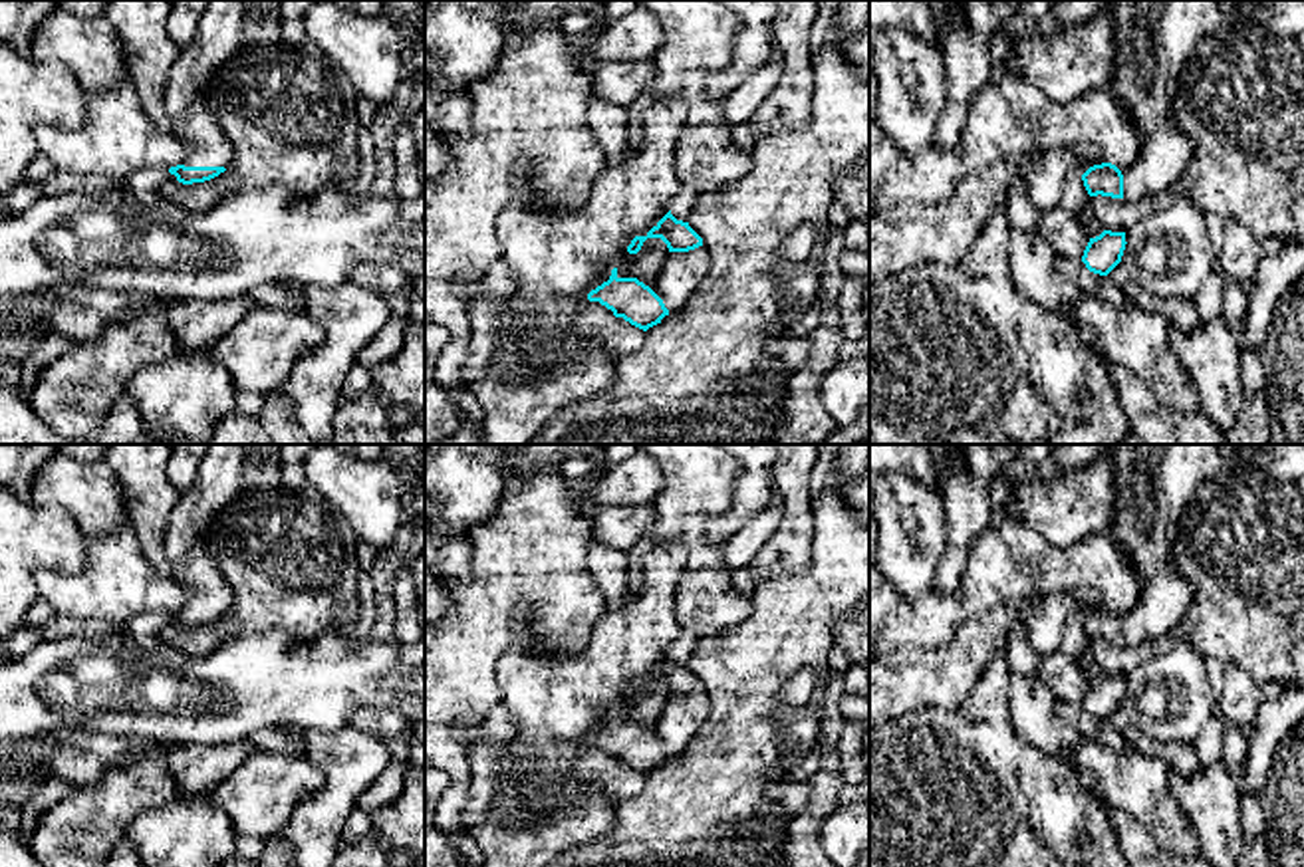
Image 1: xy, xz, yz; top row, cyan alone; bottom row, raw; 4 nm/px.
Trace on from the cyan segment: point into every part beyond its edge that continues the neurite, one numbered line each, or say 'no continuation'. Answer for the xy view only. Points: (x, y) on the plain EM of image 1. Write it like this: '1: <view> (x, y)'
1: xy (229, 471)

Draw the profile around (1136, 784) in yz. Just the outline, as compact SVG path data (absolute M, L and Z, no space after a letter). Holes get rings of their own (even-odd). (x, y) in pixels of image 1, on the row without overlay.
M1084 736L1072 762L1096 778L1098 796L1111 809L1139 821L1165 851L1185 859L1203 857L1193 825L1171 794L1171 768L1163 758L1104 748Z

